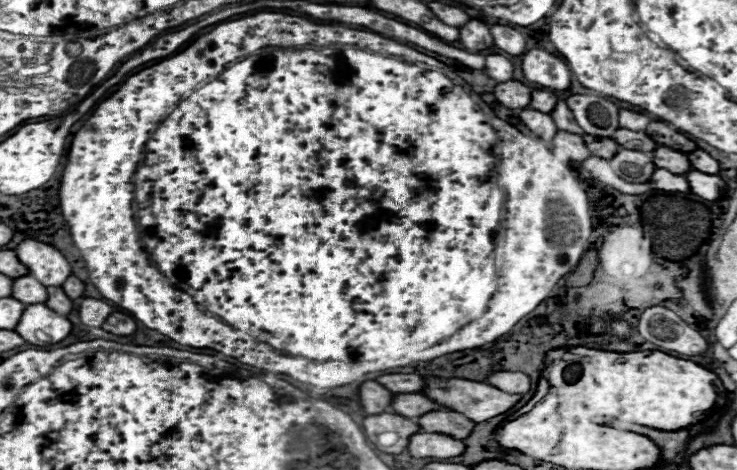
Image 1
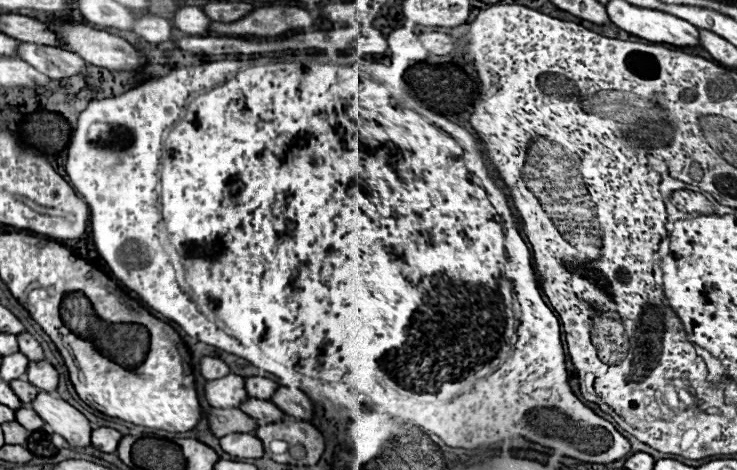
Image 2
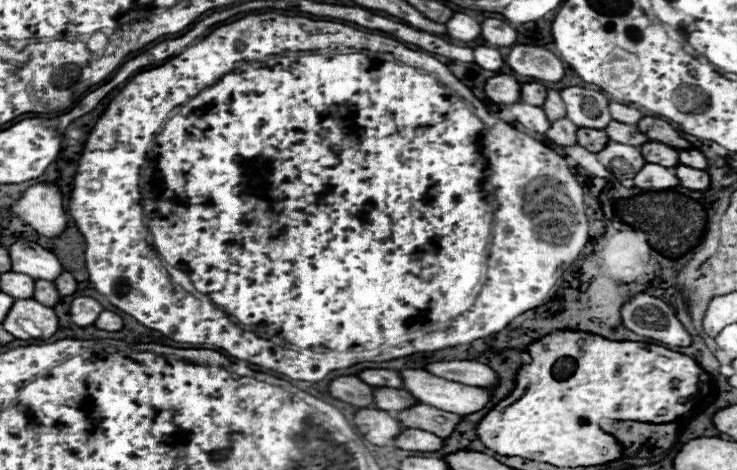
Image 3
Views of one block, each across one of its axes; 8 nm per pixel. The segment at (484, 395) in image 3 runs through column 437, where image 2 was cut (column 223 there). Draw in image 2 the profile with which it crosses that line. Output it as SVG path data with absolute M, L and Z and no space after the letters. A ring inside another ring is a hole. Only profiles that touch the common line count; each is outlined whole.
M226 374L224 378L216 378L206 382L206 400L214 408L238 408L244 398L248 398L244 390L244 378L238 374Z

